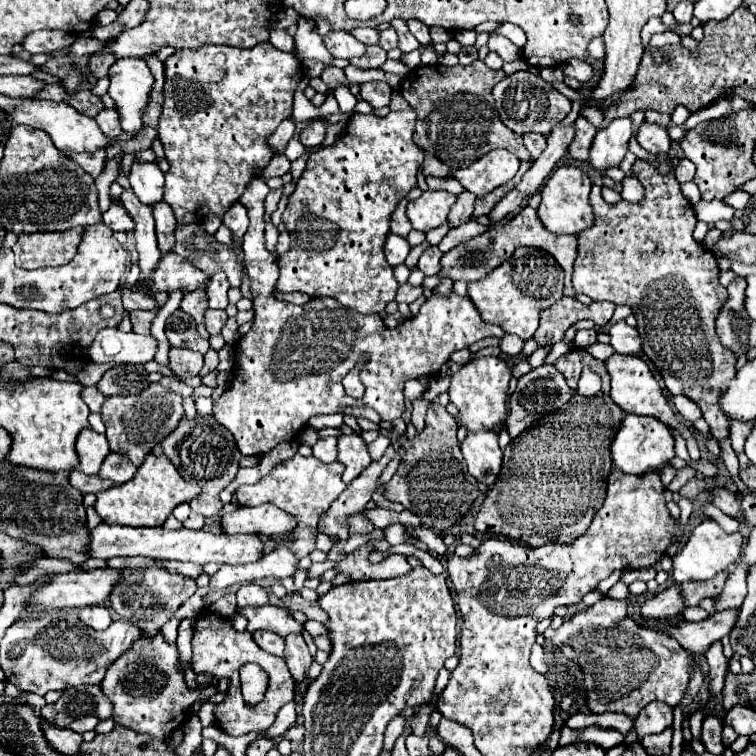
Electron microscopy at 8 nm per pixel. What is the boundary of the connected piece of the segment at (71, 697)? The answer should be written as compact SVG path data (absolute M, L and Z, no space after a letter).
M100 686L66 688L56 704L48 704L40 714L56 726L66 726L78 734L94 730L98 722L110 718L112 702L104 696Z

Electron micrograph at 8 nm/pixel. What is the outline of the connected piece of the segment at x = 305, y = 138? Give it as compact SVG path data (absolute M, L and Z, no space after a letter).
M314 120L308 128L302 130L300 140L302 140L304 146L312 148L312 146L318 146L318 144L324 140L324 134L326 134L326 124L324 124L324 120Z

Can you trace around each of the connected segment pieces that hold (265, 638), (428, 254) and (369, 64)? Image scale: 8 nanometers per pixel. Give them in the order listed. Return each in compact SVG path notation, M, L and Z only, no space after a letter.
M258 630L258 632L252 634L252 638L268 654L274 654L274 656L282 656L284 654L284 638L280 638L278 634L272 634L272 632L266 632L266 630Z
M428 246L422 256L420 256L420 262L418 262L418 268L426 274L426 276L434 276L440 272L440 258L442 258L442 252L438 250L438 246Z
M366 46L364 56L350 60L350 64L358 68L376 68L376 64L384 64L384 60L386 60L386 52L380 46Z

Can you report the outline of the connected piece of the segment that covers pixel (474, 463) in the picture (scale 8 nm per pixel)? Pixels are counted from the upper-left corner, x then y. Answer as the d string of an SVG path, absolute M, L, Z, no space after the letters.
M482 430L480 434L468 432L460 448L468 464L468 472L478 482L492 486L502 466L502 450L498 446L498 434L492 430Z

